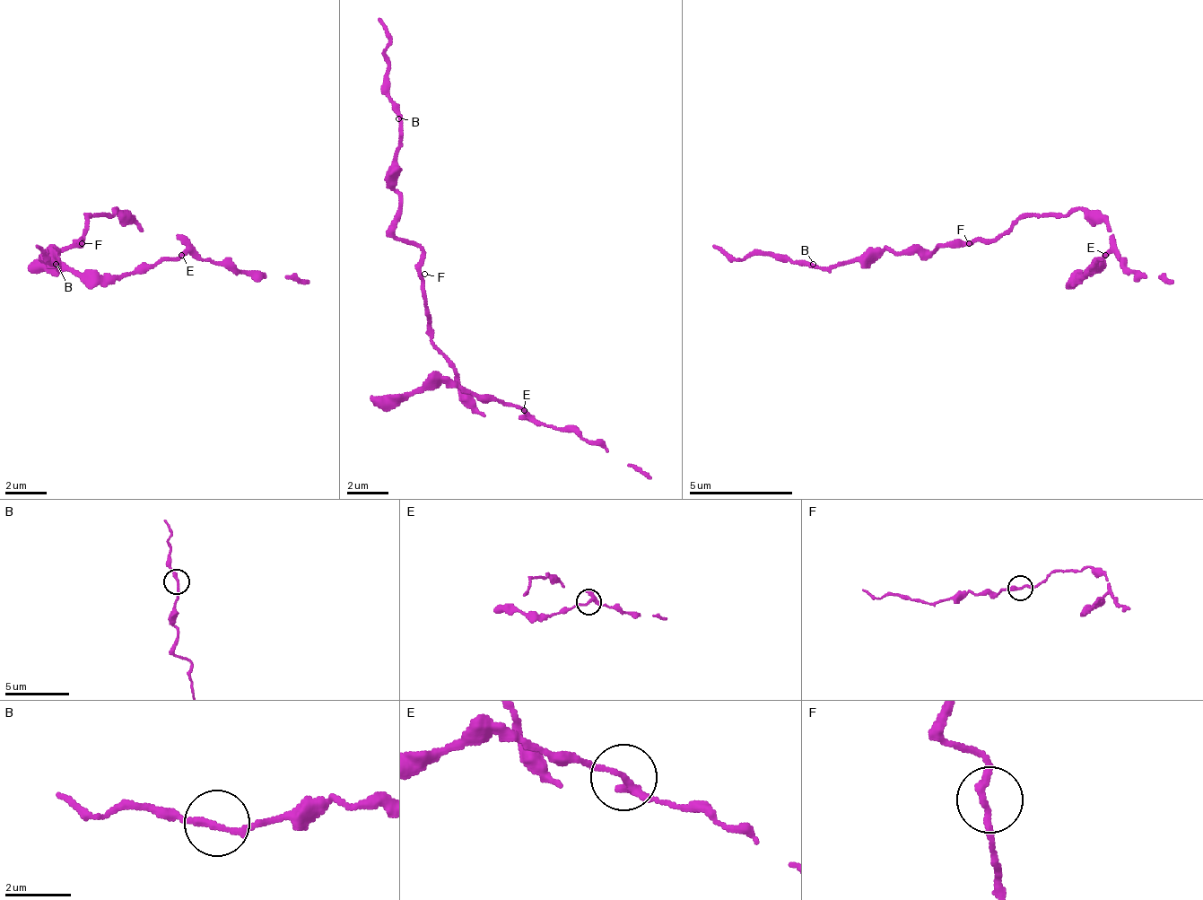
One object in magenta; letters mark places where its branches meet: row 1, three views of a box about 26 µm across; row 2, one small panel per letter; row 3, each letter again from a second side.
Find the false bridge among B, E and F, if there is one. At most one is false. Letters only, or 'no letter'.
E

